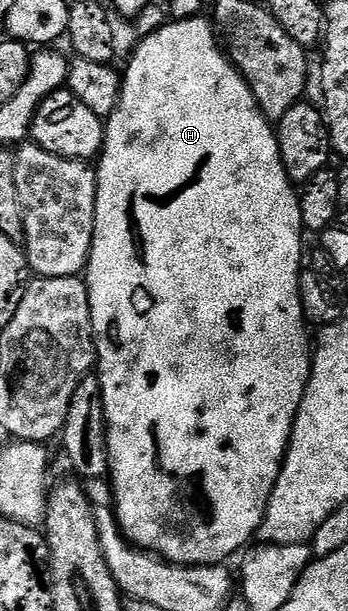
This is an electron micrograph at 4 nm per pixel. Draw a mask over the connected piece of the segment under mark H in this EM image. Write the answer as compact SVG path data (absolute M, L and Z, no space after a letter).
M204 17L188 18L182 22L173 20L166 24L162 30L155 31L137 45L137 50L132 58L128 59L123 70L123 83L121 85L121 99L115 112L105 122L105 143L96 163L97 172L97 207L95 208L95 236L93 247L89 253L87 267L87 285L89 288L89 307L93 321L93 338L97 341L97 364L101 387L103 388L103 404L105 405L105 423L107 424L107 444L109 445L109 473L113 478L113 502L117 516L117 525L121 533L133 543L134 546L160 554L167 562L175 562L178 566L216 566L224 563L233 553L244 551L254 541L257 530L261 527L263 516L267 512L267 504L271 500L271 492L279 480L281 465L285 463L285 453L289 447L289 437L295 424L295 416L301 407L309 377L313 374L314 351L311 349L311 334L307 329L303 304L299 296L301 283L301 200L295 184L287 176L283 168L283 160L277 143L277 132L274 123L266 118L265 113L259 108L251 88L246 84L245 78L238 72L236 66L229 61L226 51L219 45L218 35L214 27L205 23Z

